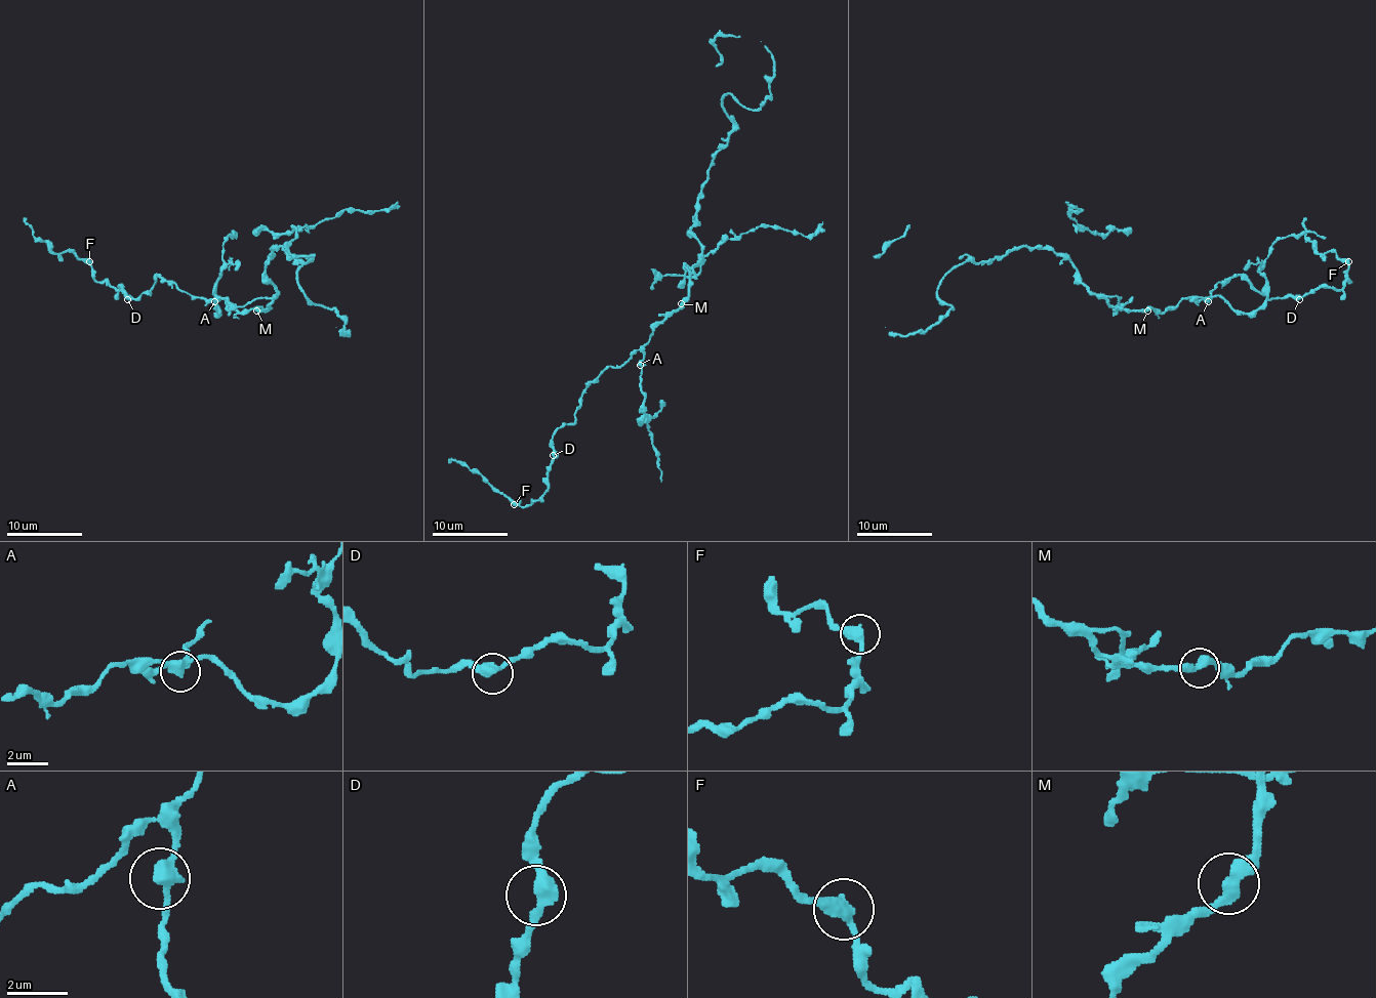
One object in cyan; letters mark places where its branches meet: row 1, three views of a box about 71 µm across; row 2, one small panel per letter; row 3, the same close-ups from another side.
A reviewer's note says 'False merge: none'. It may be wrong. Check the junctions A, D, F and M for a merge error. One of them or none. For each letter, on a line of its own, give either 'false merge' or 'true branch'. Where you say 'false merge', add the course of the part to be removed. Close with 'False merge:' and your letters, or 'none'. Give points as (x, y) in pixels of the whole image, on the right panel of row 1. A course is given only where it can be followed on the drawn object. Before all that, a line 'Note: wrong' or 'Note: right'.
Note: right
A: true branch
D: true branch
F: true branch
M: true branch
False merge: none

